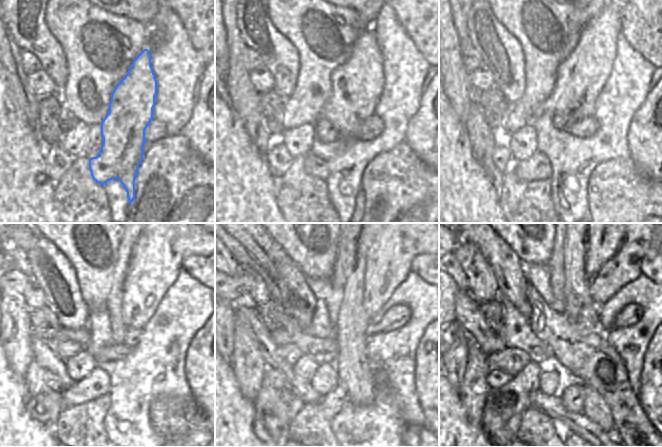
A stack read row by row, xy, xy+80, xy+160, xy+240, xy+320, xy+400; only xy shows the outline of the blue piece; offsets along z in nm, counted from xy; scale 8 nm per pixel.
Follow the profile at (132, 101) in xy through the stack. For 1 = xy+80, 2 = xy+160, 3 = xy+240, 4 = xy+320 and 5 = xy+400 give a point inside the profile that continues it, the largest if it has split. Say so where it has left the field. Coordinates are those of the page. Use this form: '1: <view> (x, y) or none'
1: xy+80 (356, 85)
2: xy+160 (581, 75)
3: xy+240 (164, 243)
4: xy+320 (388, 243)
5: xy+400 (616, 243)

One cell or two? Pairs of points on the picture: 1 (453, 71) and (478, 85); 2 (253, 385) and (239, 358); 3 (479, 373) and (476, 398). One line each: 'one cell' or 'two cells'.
1: two cells
2: one cell
3: one cell

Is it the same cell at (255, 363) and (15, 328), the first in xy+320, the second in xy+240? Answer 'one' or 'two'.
one

